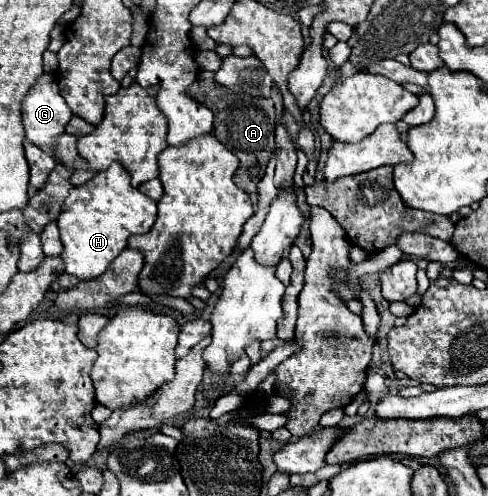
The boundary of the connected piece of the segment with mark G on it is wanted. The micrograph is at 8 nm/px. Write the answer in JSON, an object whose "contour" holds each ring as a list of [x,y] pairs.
{"contour":[[[50,73],[38,77],[22,101],[22,121],[26,137],[40,149],[54,151],[54,141],[64,133],[72,111],[66,105],[56,79]]]}

